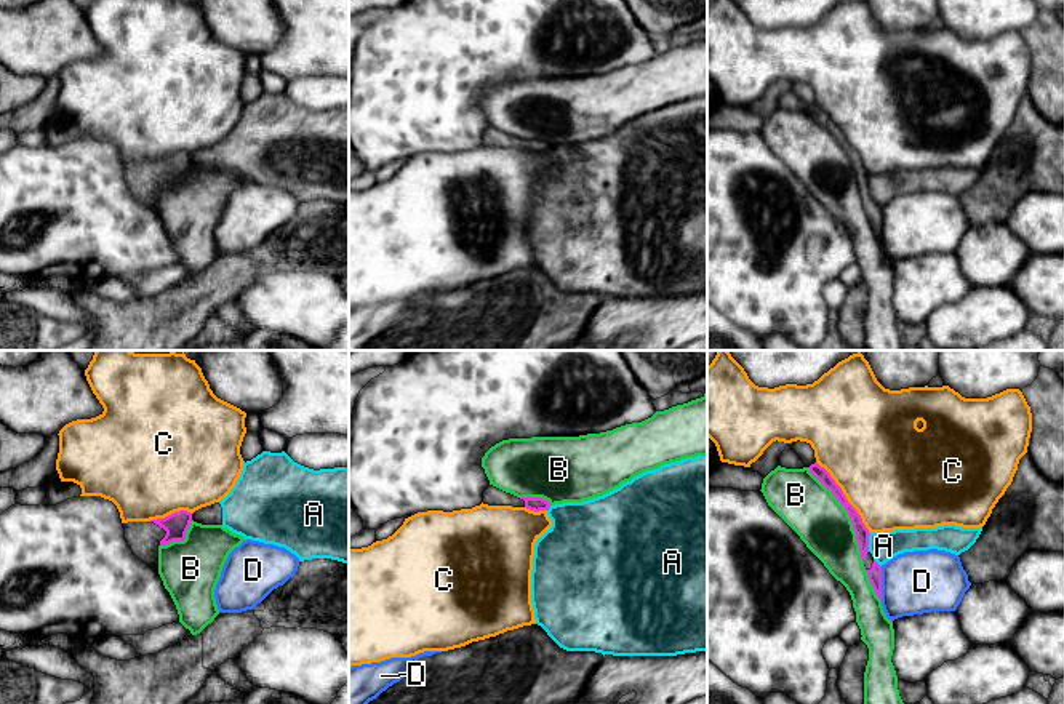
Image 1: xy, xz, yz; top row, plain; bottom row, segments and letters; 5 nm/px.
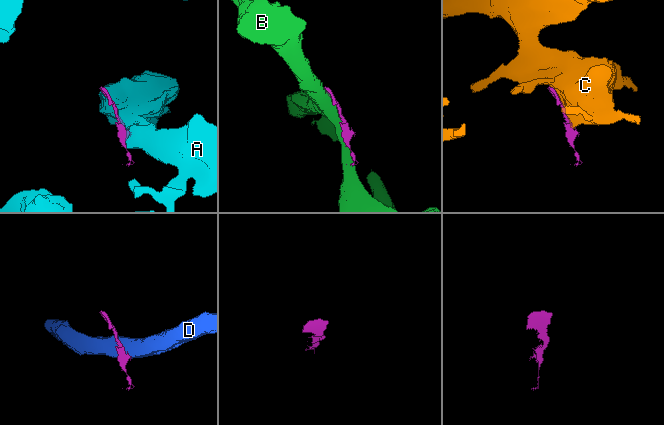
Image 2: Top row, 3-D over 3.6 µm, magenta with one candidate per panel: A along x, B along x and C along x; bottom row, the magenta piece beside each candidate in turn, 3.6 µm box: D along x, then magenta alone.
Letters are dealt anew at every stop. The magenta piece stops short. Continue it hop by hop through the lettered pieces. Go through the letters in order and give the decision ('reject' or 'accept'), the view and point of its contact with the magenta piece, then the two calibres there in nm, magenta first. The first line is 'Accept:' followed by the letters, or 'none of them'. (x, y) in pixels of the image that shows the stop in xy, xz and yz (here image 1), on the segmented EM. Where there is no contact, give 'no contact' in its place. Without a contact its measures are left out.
Accept: none of them
A: reject | yz (868, 543) | 70/140 nm
B: reject | yz (848, 514) | 70/280 nm
C: reject | yz (845, 498) | 70/480 nm
D: reject | yz (880, 583) | 70/320 nm

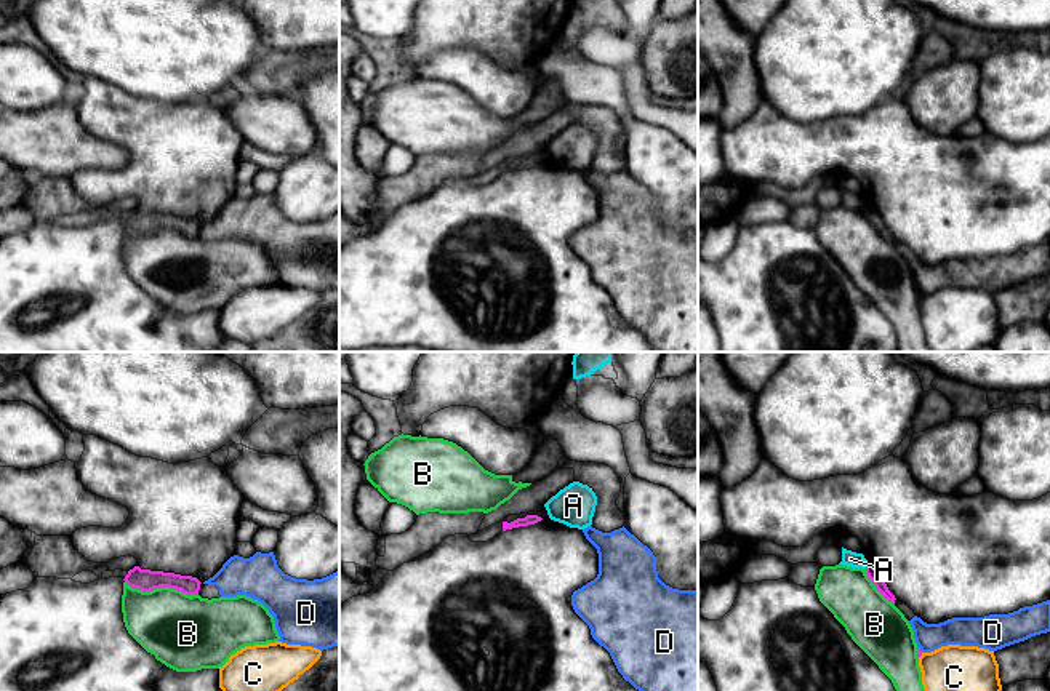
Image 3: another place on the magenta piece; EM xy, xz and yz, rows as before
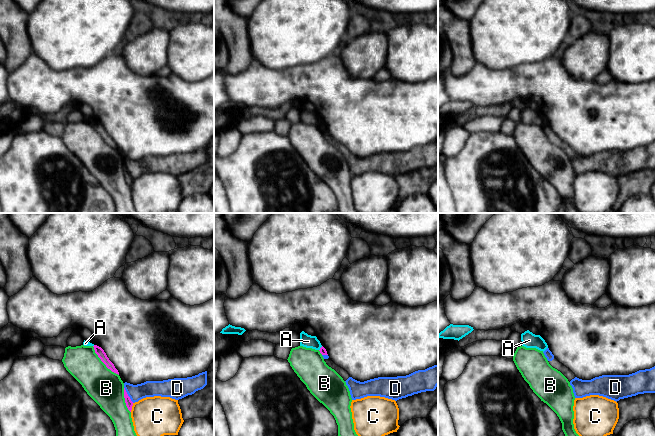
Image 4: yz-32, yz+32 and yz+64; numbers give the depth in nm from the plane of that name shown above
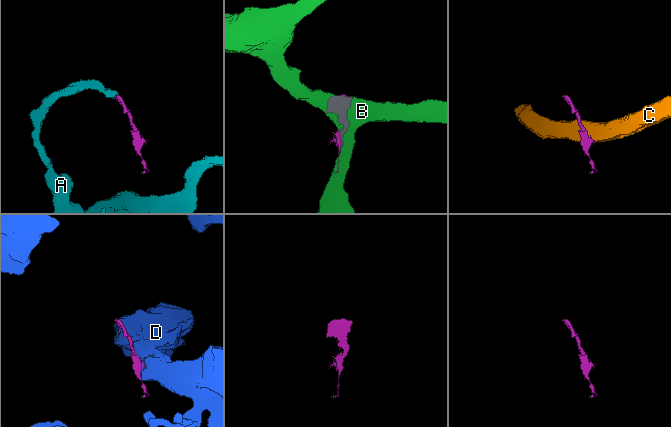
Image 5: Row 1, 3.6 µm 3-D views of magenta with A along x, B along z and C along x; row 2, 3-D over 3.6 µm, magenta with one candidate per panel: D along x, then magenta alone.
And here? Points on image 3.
Accept: none of them
A: reject | yz (866, 567) | 60/80 nm
B: reject | xy (162, 586) | 110/360 nm
C: reject | yz (921, 655) | 30/240 nm
D: reject | yz (919, 648) | 30/140 nm

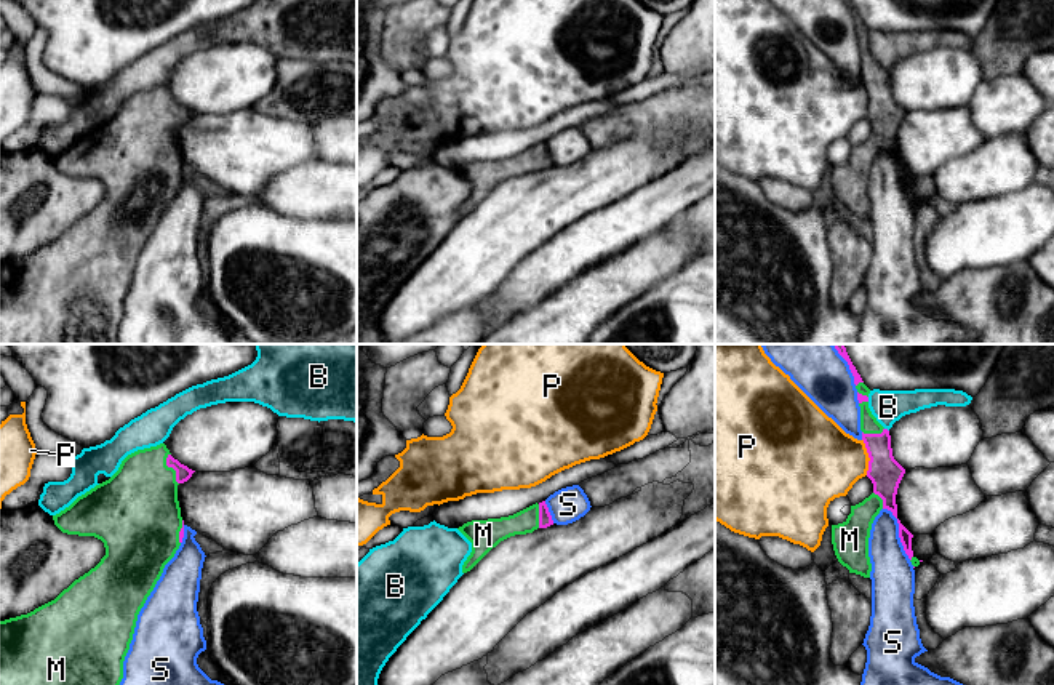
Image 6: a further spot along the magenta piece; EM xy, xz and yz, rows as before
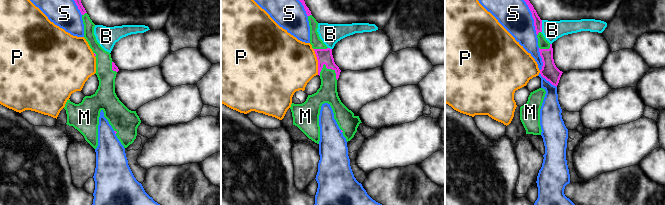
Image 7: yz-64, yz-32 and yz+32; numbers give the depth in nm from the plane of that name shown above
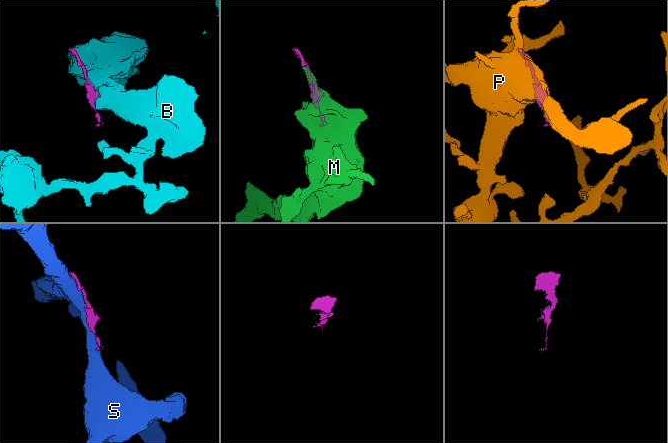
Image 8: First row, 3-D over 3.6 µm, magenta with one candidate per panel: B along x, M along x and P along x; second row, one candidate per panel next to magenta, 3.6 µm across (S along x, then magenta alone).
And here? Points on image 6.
Accept: M
B: reject | yz (886, 429) | 160/160 nm
M: accept | xy (171, 466) | 80/380 nm
P: reject | yz (869, 456) | 160/400 nm
S: reject | yz (899, 532) | 120/220 nm

